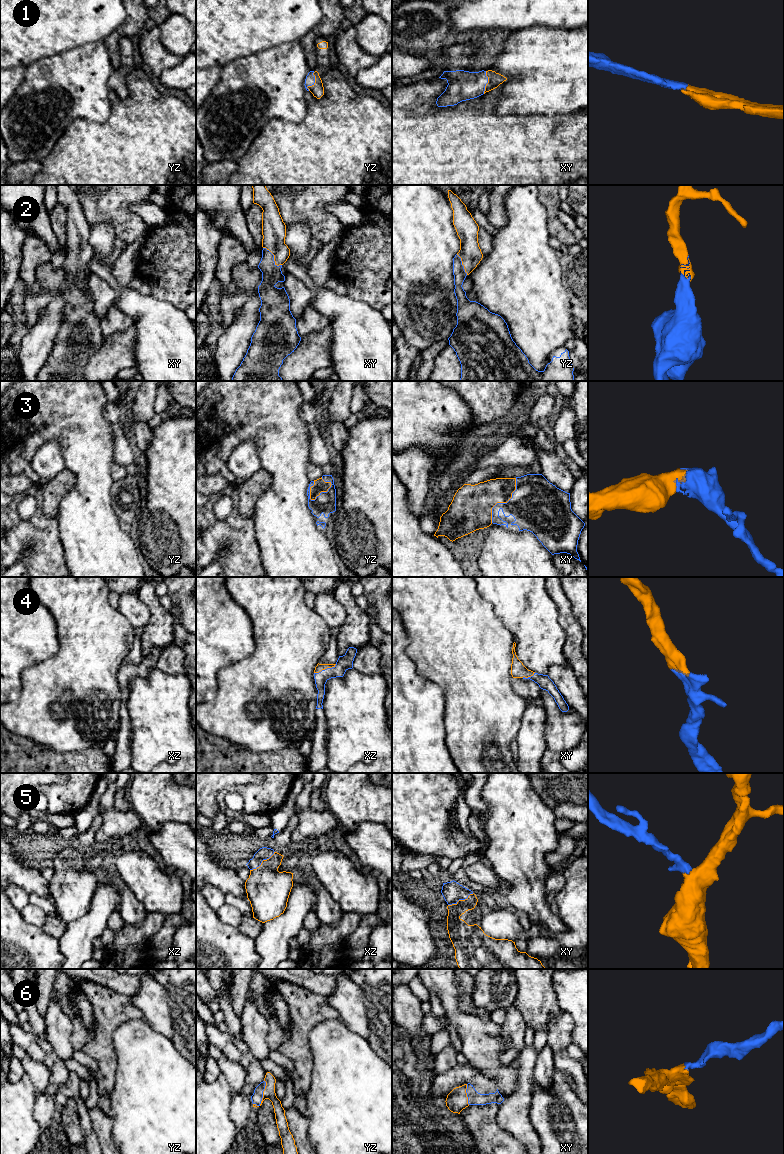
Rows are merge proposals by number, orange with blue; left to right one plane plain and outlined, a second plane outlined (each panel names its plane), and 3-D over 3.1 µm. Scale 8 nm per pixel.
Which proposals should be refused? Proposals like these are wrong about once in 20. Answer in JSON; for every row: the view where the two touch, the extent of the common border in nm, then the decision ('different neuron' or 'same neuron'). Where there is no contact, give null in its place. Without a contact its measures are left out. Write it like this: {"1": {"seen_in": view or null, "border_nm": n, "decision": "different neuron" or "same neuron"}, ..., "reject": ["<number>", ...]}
{"1": {"seen_in": "yz", "border_nm": 160, "decision": "same neuron"}, "2": {"seen_in": "xy", "border_nm": 220, "decision": "same neuron"}, "3": {"seen_in": "yz", "border_nm": 220, "decision": "same neuron"}, "4": {"seen_in": "xz", "border_nm": 200, "decision": "same neuron"}, "5": {"seen_in": "xz", "border_nm": 260, "decision": "same neuron"}, "6": {"seen_in": "yz", "border_nm": 220, "decision": "same neuron"}, "reject": []}

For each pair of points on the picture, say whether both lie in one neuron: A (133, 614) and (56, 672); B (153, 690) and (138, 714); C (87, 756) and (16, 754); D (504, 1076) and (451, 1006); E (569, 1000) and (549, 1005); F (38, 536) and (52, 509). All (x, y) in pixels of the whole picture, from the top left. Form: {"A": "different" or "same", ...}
{"A": "different", "B": "same", "C": "same", "D": "same", "E": "different", "F": "different"}

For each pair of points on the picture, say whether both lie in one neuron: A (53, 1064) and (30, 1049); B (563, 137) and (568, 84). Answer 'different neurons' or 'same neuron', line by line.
A: different neurons
B: different neurons

